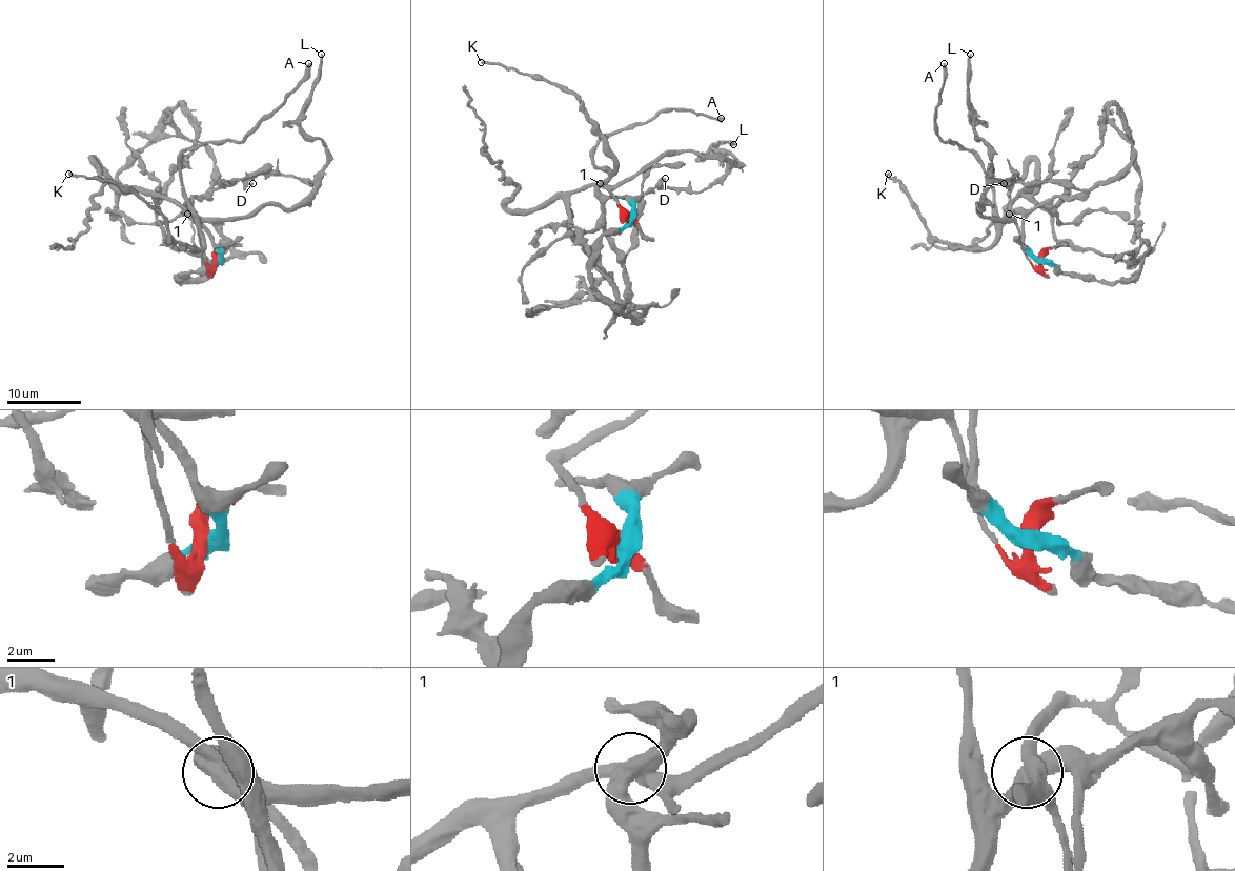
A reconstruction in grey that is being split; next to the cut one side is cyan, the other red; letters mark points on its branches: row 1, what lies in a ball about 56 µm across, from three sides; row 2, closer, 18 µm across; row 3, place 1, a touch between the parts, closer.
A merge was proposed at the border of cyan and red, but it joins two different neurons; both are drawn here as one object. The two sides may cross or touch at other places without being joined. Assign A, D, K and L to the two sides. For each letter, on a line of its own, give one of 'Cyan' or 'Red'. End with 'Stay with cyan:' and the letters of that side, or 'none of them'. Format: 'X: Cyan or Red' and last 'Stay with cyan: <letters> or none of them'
A: Cyan
D: Red
K: Cyan
L: Red
Stay with cyan: A, K

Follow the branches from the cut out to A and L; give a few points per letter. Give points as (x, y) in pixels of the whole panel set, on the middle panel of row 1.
A: (630, 215), (624, 198), (599, 190), (607, 173), (594, 164), (592, 148), (660, 113), (722, 118)
L: (628, 215), (611, 195), (613, 189), (664, 156), (681, 152), (720, 156), (739, 164), (712, 146), (733, 144)

